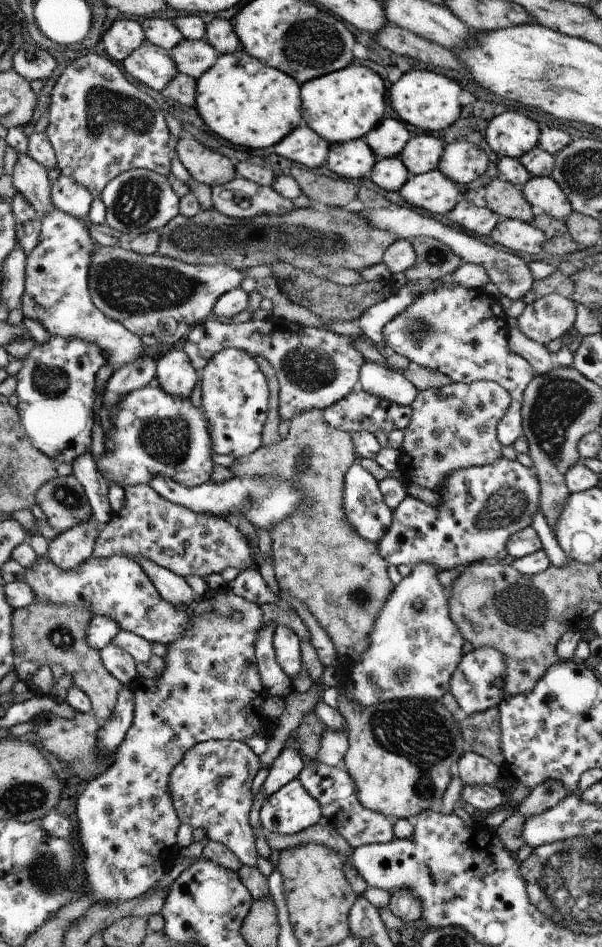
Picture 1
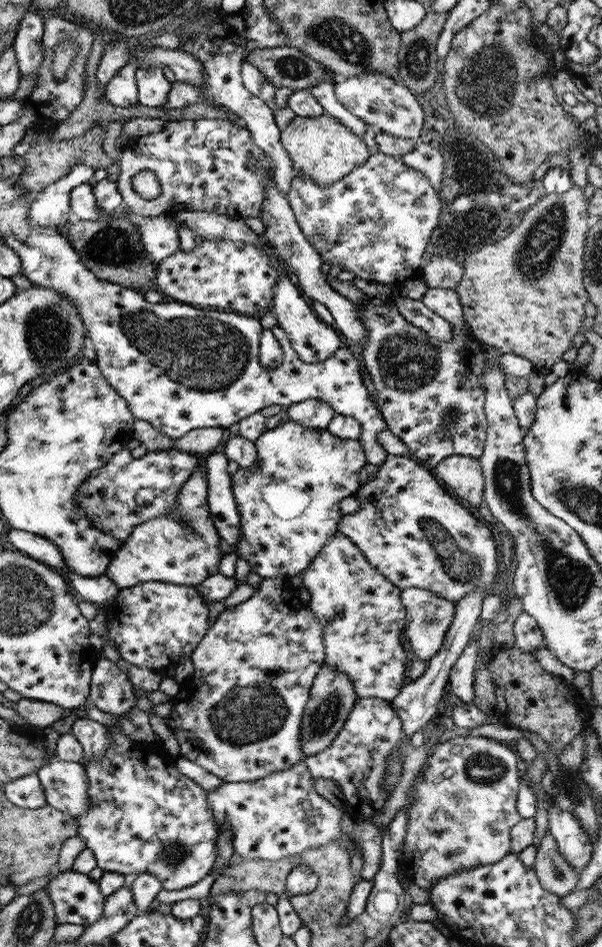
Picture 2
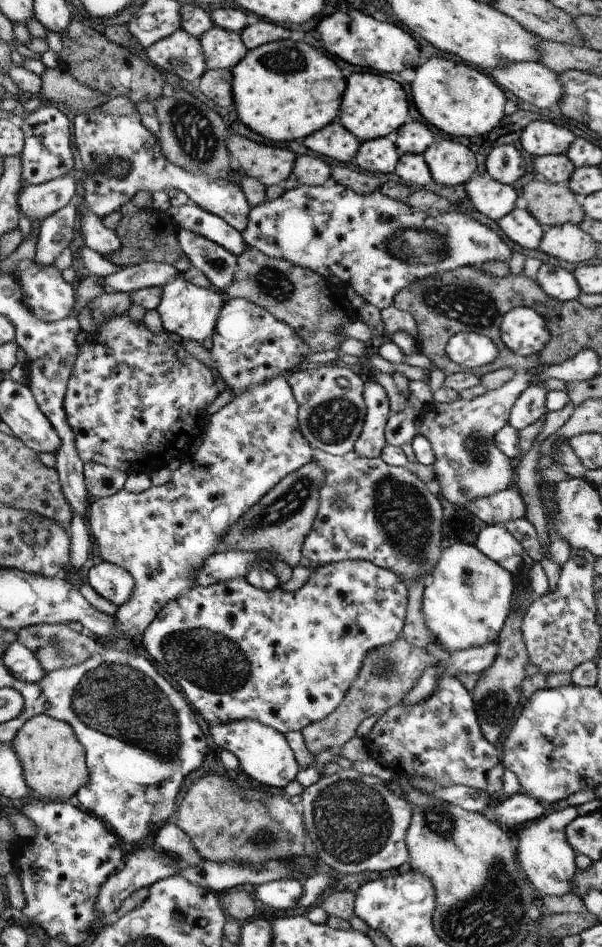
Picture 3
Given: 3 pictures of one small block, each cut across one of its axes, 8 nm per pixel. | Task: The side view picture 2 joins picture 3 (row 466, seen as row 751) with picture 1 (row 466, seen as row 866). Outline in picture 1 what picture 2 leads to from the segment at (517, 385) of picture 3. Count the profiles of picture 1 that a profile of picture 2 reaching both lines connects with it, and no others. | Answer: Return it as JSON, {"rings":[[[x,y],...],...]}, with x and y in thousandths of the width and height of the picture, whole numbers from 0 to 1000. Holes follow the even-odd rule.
{"rings":[[[821,402],[754,404],[696,413],[693,421],[681,428],[686,433],[678,450],[669,454],[671,465],[664,473],[664,497],[671,511],[691,510],[701,515],[729,520],[739,503],[761,495],[809,491],[834,483],[832,467],[826,461],[826,450],[846,432],[847,415]]]}

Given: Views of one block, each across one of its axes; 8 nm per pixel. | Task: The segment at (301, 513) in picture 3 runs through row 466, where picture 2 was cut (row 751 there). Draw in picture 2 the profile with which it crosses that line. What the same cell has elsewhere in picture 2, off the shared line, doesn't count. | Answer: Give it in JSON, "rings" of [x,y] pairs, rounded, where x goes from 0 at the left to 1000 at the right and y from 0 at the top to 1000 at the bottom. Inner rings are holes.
{"rings":[[[537,702],[520,719],[518,735],[512,738],[502,760],[502,795],[508,800],[545,791],[571,770],[596,735],[586,720],[556,705]]]}

